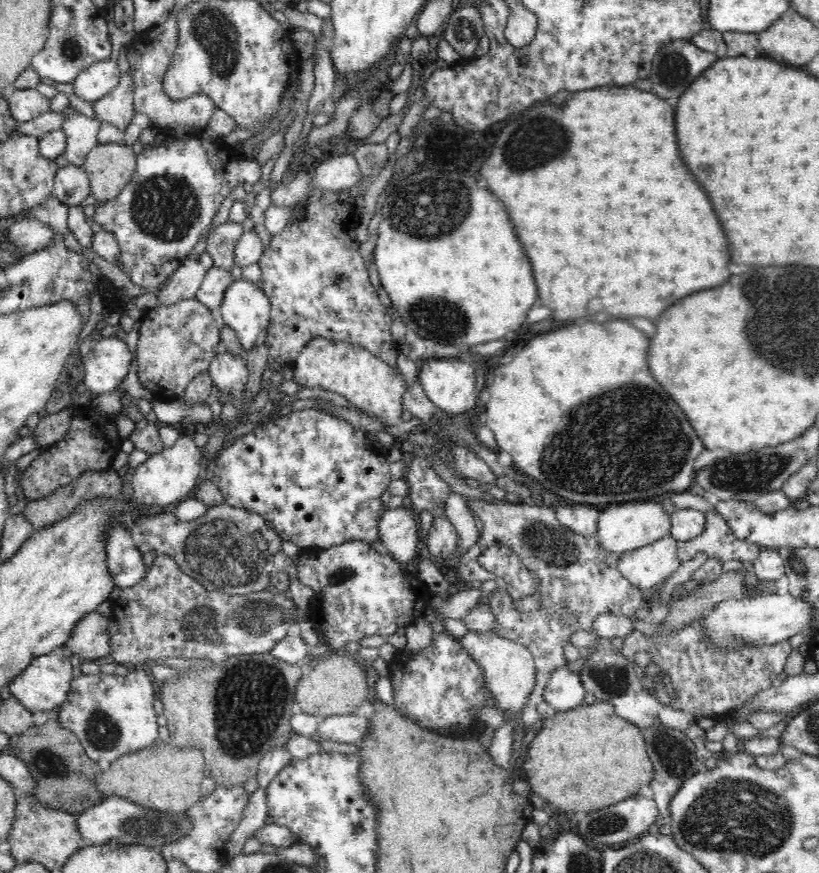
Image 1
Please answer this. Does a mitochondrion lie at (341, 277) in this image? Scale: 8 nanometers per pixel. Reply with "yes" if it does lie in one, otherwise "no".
yes

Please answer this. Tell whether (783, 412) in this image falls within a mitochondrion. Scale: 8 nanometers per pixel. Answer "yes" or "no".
no

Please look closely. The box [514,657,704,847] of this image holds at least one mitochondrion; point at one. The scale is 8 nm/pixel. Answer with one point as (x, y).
(672, 757)

